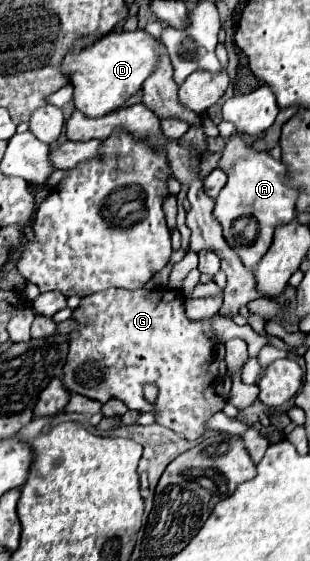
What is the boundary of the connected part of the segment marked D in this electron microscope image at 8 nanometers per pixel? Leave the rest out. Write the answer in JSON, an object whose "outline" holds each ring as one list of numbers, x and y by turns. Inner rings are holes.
{"outline":[[137,29,123,33,115,31,109,37,101,37,87,49,75,49,75,53,63,61,63,65,67,65,67,73,71,73,71,83,75,87,75,107,89,117,103,117,121,109,127,99,141,91,145,79,159,65,159,45,161,43,145,29]]}

